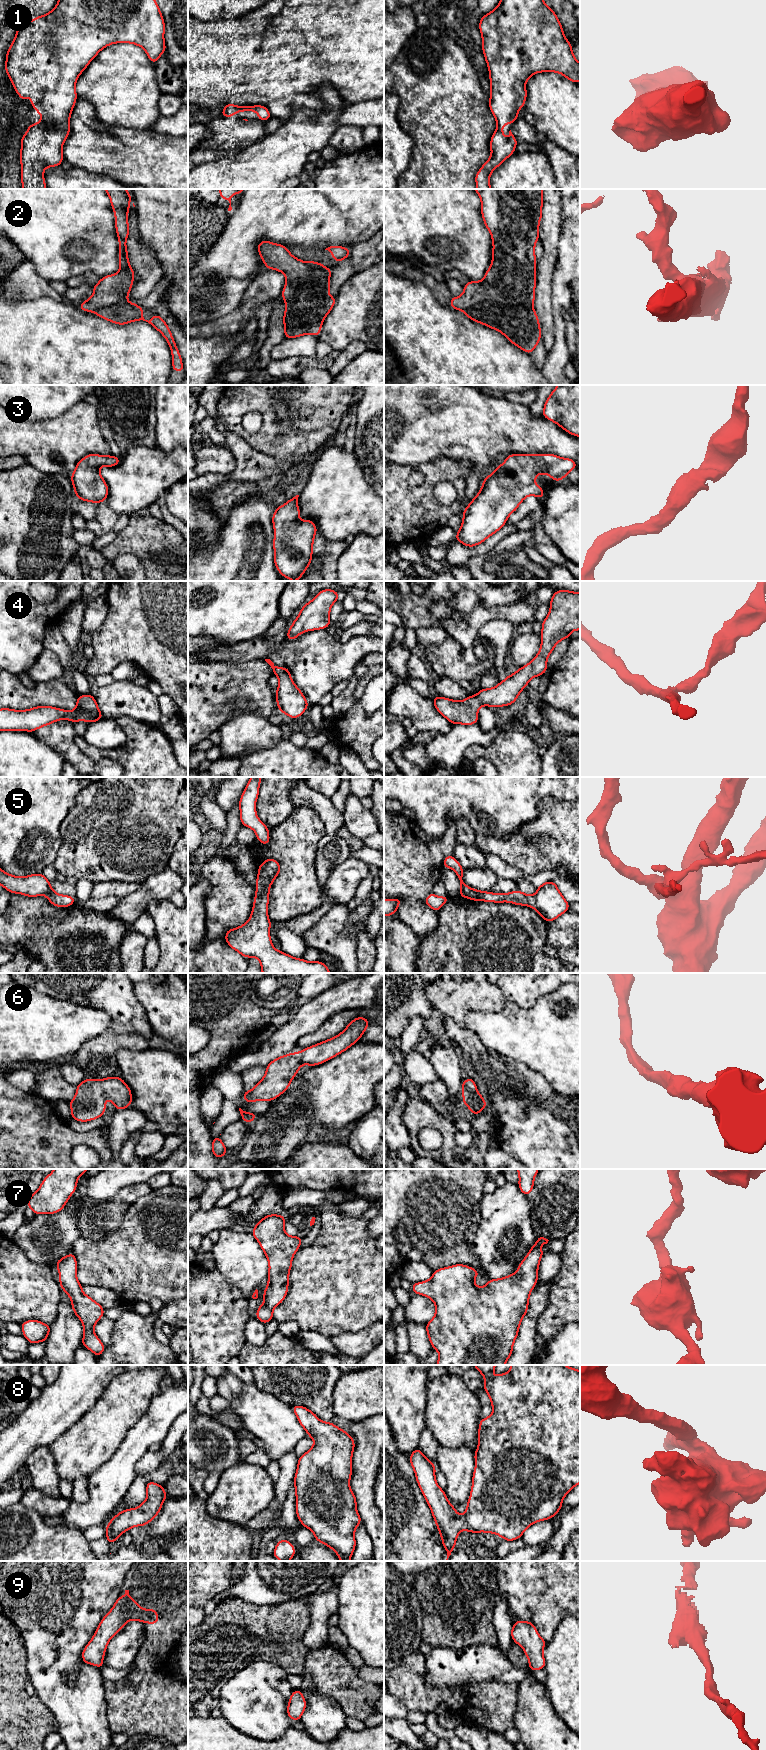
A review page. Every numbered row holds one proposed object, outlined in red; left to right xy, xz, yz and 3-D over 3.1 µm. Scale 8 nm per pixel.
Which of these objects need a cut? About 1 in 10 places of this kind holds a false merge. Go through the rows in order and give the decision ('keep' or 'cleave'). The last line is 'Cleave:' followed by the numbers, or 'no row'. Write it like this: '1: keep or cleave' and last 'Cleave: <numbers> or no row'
1: keep
2: keep
3: keep
4: keep
5: keep
6: keep
7: keep
8: keep
9: keep
Cleave: no row

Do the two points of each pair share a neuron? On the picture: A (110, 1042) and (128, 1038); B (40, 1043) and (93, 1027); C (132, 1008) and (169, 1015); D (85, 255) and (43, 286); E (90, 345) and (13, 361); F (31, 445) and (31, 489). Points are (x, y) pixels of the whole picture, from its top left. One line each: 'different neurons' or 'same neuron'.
A: same neuron
B: same neuron
C: different neurons
D: different neurons
E: same neuron
F: different neurons

